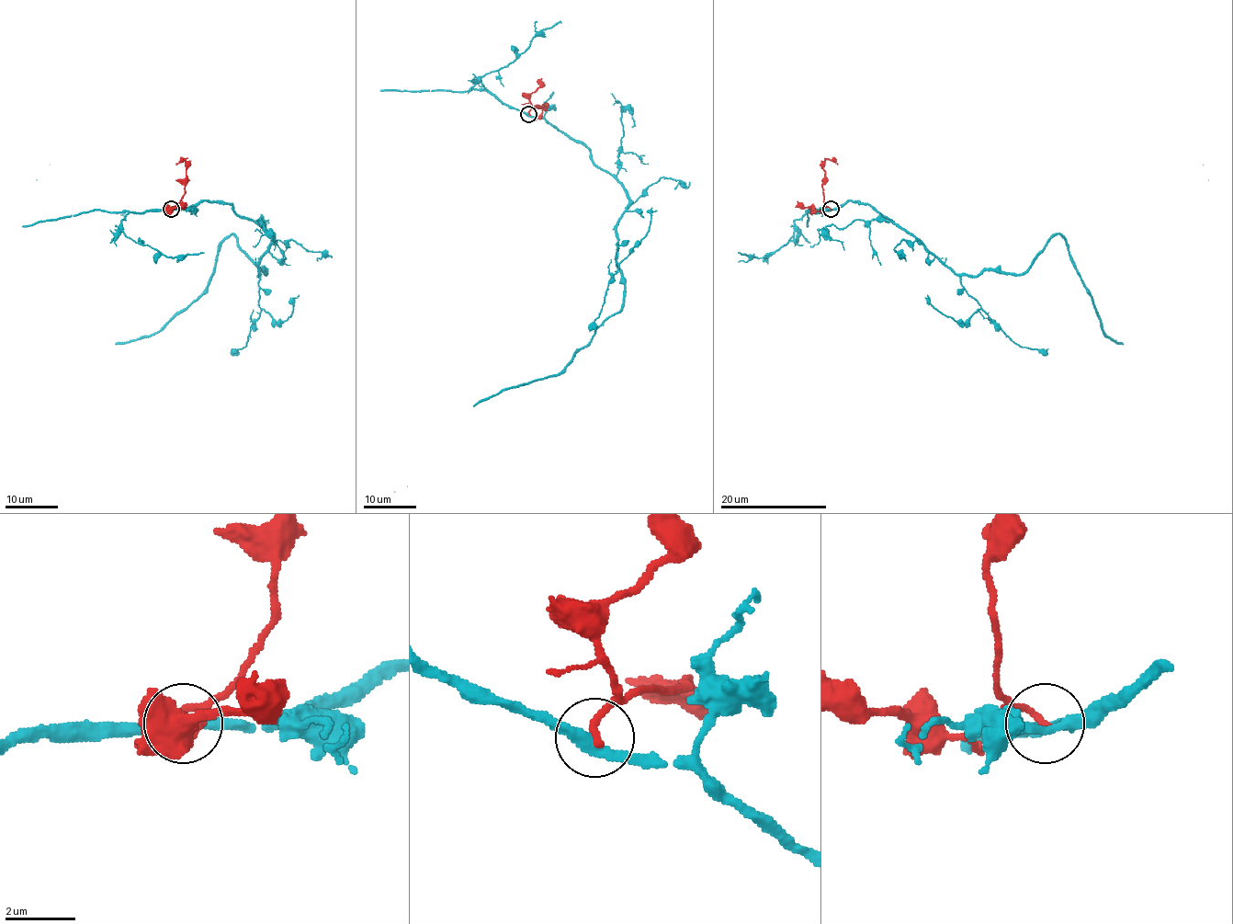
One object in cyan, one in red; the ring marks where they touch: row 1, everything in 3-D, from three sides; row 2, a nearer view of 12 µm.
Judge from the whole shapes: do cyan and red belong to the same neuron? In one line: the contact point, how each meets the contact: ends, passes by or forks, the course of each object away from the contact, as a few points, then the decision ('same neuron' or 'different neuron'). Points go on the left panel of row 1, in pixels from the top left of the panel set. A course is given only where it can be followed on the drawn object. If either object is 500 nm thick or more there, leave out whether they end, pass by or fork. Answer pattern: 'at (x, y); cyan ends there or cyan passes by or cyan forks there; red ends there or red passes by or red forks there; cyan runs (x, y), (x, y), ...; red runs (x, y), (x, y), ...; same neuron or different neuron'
at (171, 209); cyan passes by; red ends there; cyan runs (171, 210), (231, 204), (269, 234), (266, 273), (231, 234), (199, 296), (116, 342), (50, 164); red runs (171, 210), (184, 193), (186, 163), (180, 160), (175, 164); different neuron

